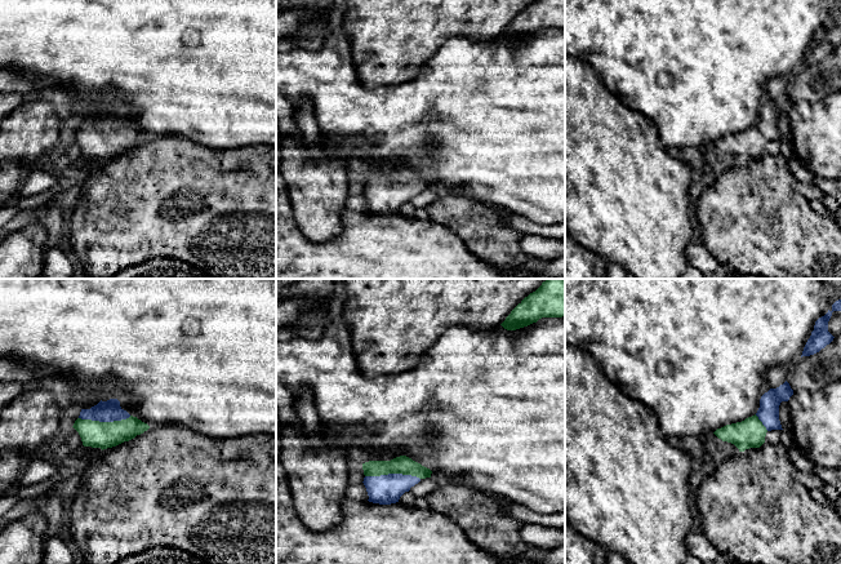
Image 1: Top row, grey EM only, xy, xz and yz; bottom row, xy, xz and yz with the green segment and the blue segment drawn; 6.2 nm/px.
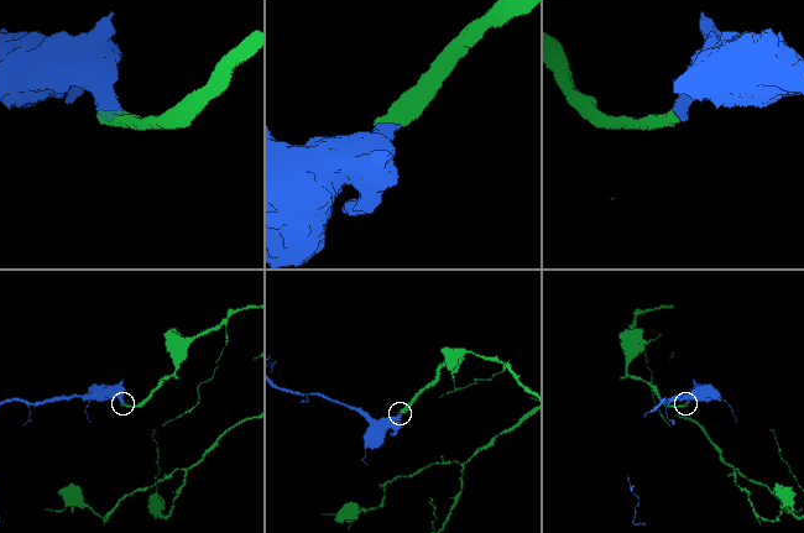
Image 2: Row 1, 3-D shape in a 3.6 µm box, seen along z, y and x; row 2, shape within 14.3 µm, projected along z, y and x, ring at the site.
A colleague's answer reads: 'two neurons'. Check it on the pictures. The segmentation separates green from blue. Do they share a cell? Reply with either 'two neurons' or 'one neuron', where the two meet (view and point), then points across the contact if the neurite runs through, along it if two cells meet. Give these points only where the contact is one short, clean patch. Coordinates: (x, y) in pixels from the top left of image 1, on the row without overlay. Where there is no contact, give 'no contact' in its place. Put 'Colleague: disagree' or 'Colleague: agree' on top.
Colleague: disagree
one neuron | xz (392, 183) | across xz (404, 176), (392, 183), (385, 194), (385, 200)

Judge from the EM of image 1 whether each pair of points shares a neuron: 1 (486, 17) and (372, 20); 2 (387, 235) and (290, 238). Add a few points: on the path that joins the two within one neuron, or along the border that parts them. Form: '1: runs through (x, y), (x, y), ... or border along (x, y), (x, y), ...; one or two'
1: runs through (458, 17), (400, 17); one
2: runs through (363, 253), (315, 253); one

